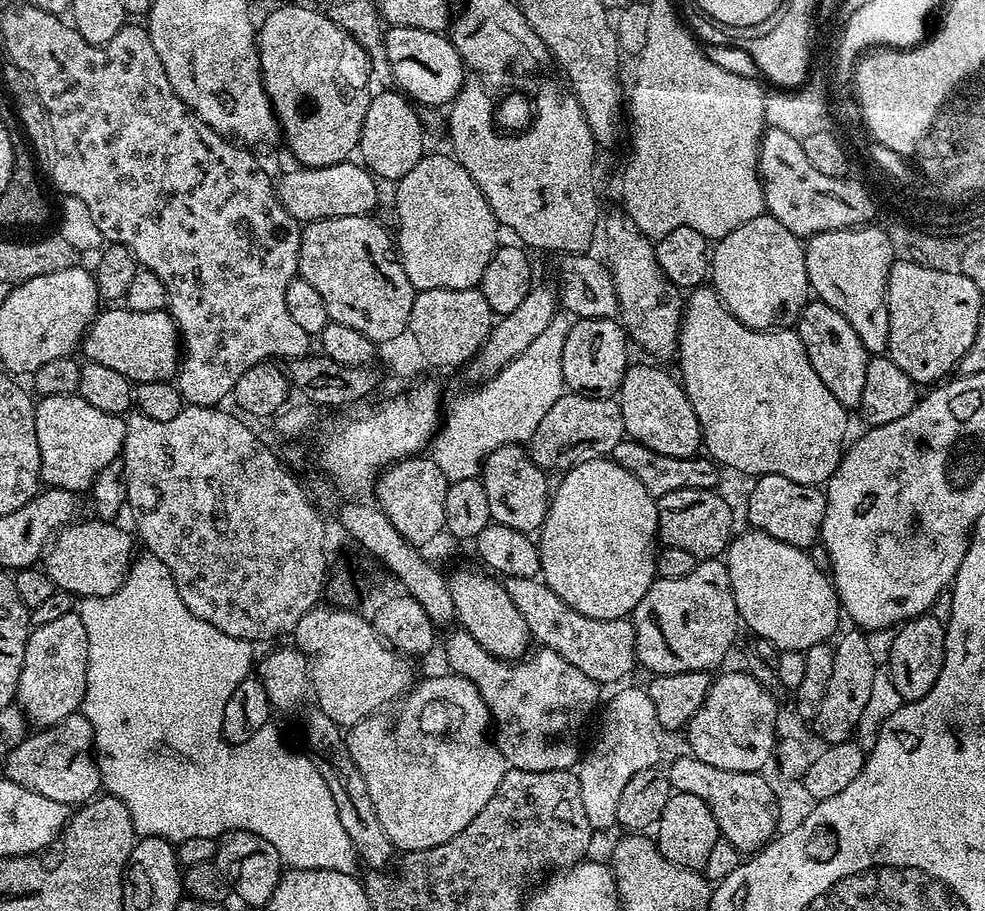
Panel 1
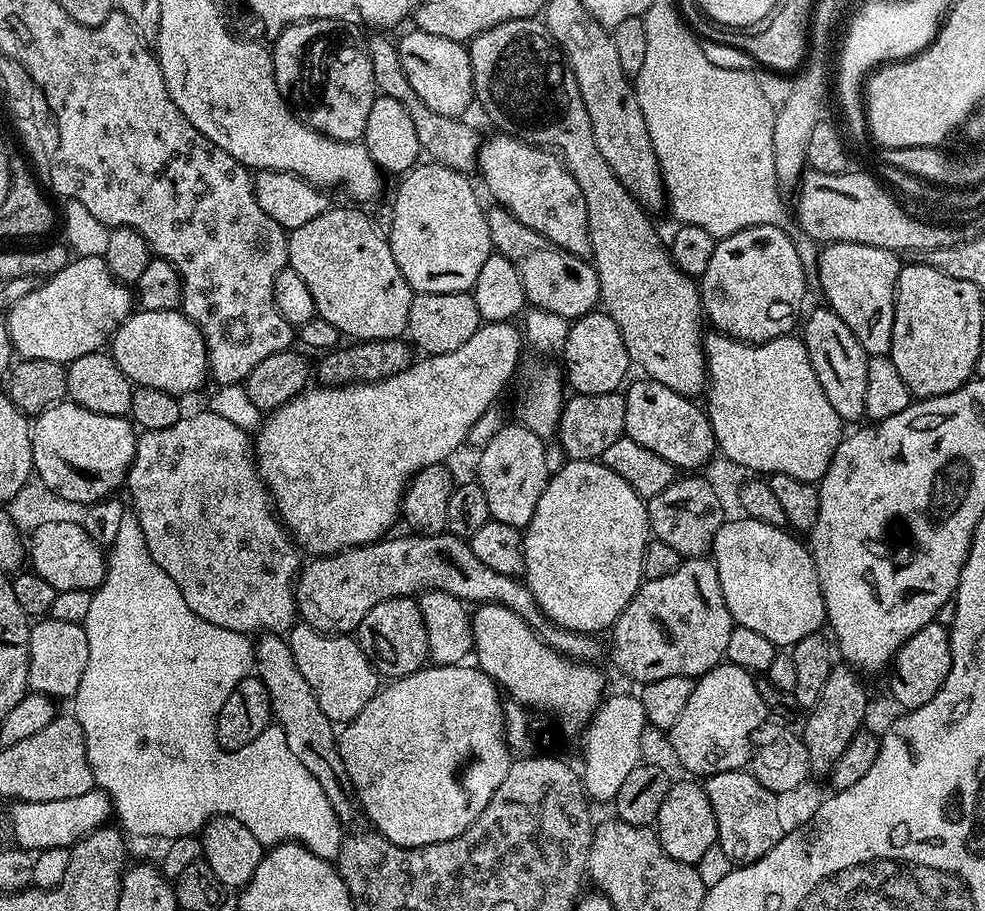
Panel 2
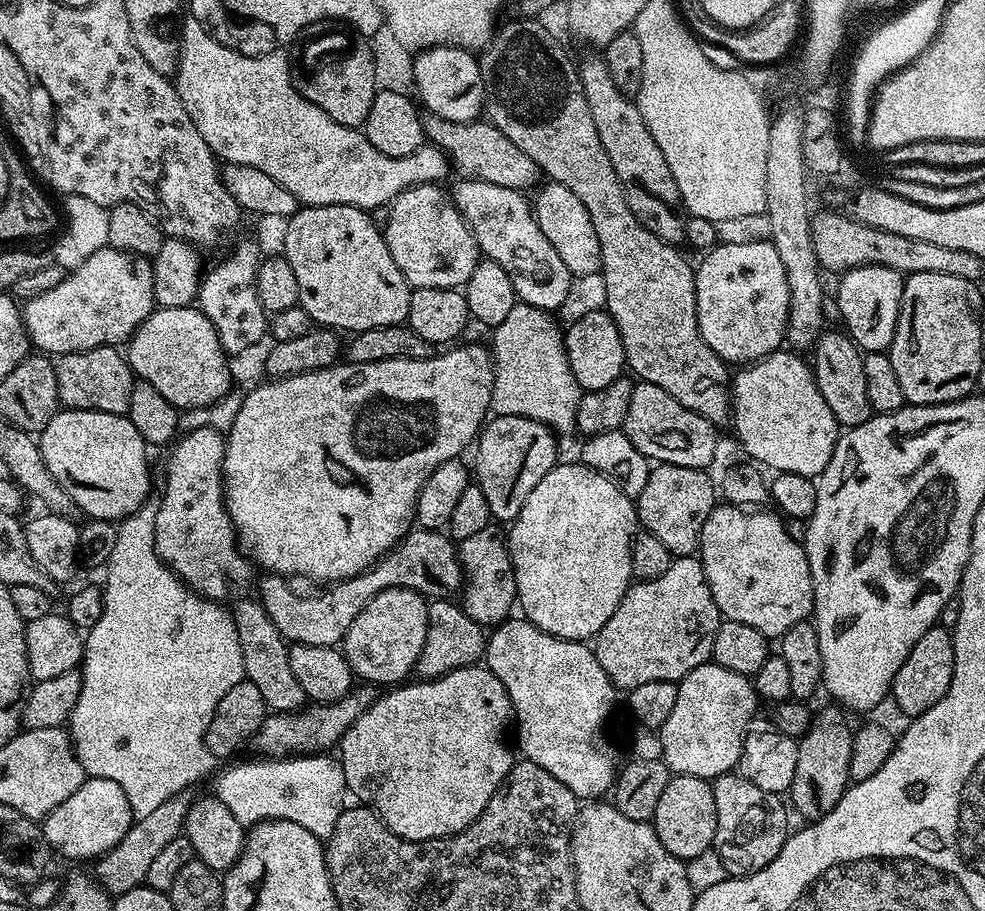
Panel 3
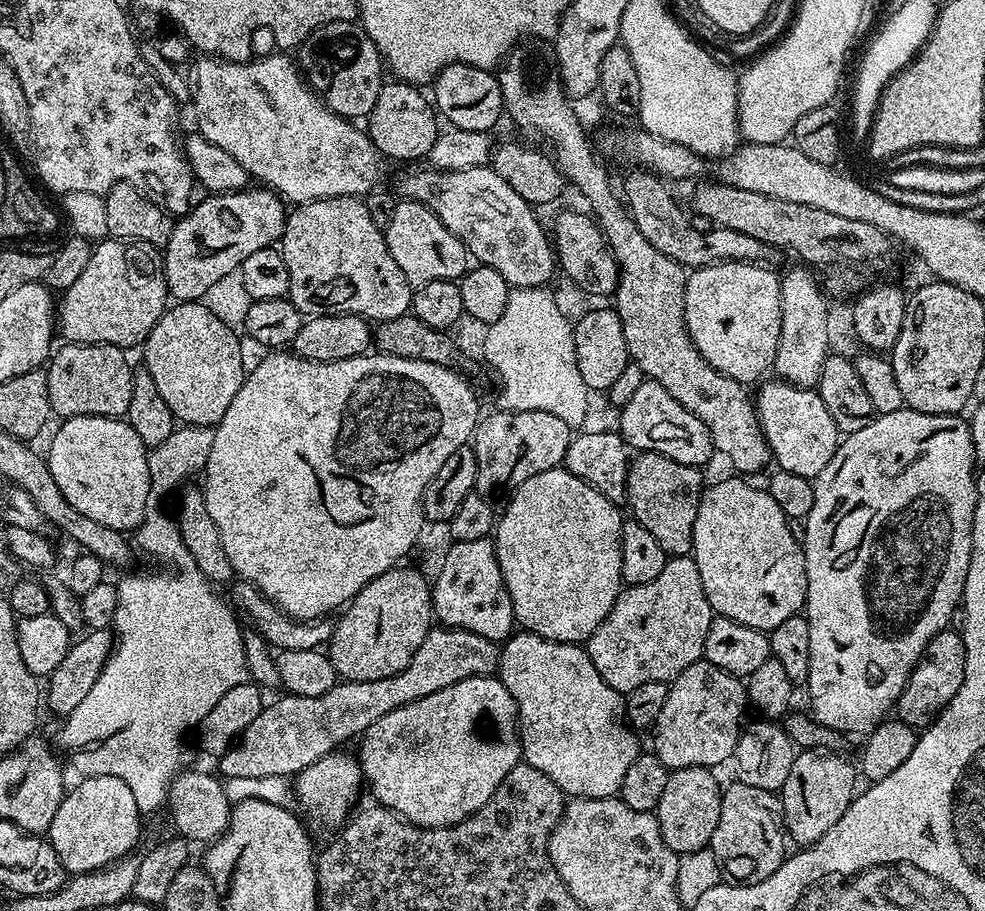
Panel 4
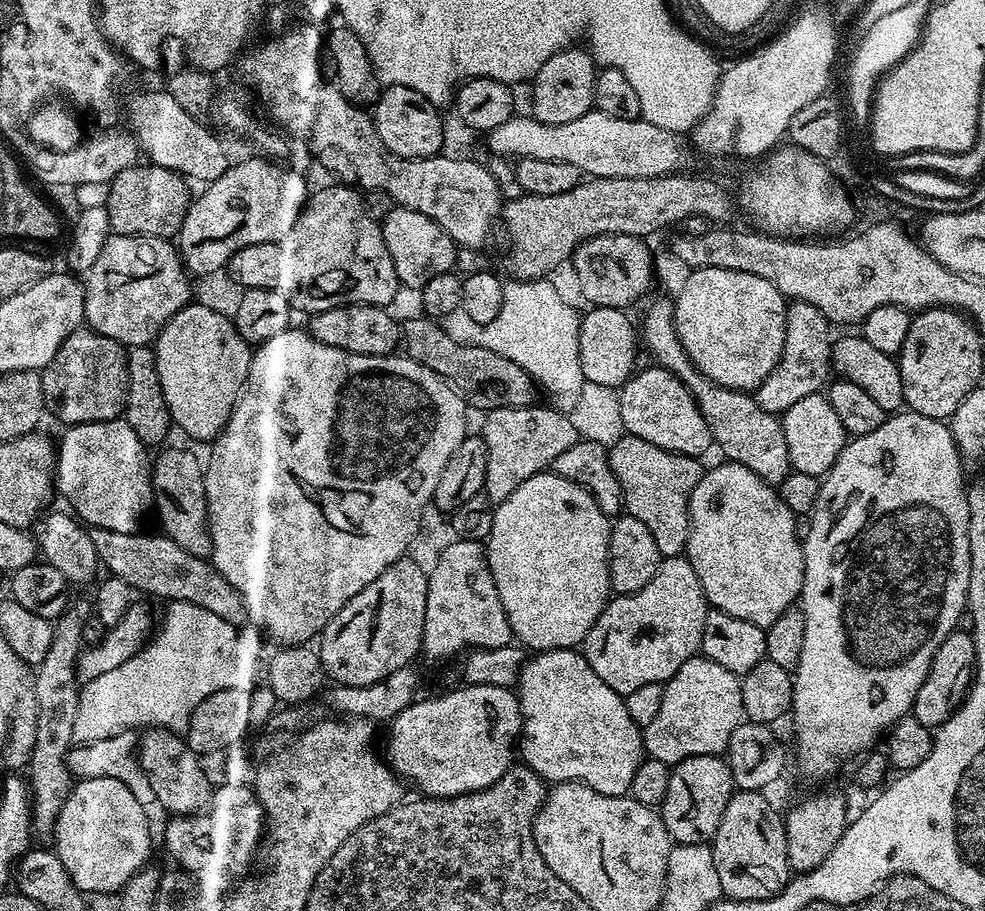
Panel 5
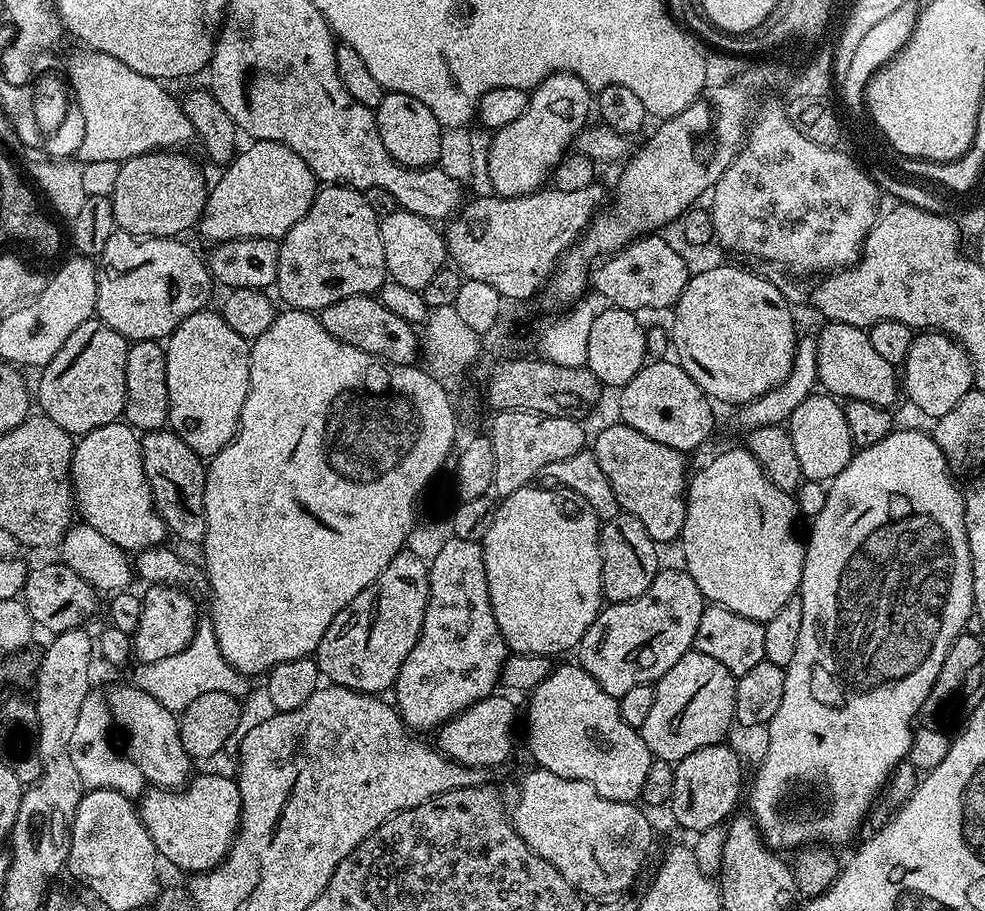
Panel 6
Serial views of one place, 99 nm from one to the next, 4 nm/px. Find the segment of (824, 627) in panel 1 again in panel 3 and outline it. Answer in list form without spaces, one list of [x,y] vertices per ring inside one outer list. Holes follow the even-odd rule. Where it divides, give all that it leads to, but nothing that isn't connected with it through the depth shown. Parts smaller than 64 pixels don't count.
[[[727,502],[717,503],[702,526],[698,559],[704,568],[710,594],[724,620],[742,622],[745,626],[754,626],[754,630],[763,636],[779,638],[790,630],[790,626],[798,626],[798,622],[812,616],[814,586],[803,543],[788,533],[789,525],[779,515],[771,516],[764,511],[768,510],[749,510]]]

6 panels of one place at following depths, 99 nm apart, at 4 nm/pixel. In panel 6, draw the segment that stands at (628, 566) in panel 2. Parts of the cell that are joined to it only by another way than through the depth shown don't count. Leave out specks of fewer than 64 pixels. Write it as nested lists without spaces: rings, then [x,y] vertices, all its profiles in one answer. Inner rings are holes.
[[[529,486],[514,490],[514,494],[503,497],[495,505],[492,514],[492,525],[486,530],[482,541],[484,549],[484,565],[486,566],[486,586],[490,594],[490,606],[494,610],[494,622],[498,622],[498,630],[508,643],[512,652],[522,654],[542,654],[553,658],[559,657],[559,652],[568,652],[579,645],[580,640],[590,630],[594,618],[602,607],[602,558],[600,557],[600,525],[595,510],[582,498],[582,494],[574,494],[574,490],[565,488],[541,488]]]

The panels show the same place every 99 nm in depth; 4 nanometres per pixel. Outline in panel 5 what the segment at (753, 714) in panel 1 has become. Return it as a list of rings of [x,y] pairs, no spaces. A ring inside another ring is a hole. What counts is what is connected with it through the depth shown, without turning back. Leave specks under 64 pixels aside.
[[[702,654],[691,656],[673,676],[664,684],[662,706],[654,722],[650,722],[642,730],[645,753],[651,759],[661,760],[670,766],[682,763],[686,758],[695,756],[720,756],[727,753],[733,740],[731,734],[744,720],[744,707],[742,706],[741,677],[735,676],[726,666],[718,666],[710,658]]]

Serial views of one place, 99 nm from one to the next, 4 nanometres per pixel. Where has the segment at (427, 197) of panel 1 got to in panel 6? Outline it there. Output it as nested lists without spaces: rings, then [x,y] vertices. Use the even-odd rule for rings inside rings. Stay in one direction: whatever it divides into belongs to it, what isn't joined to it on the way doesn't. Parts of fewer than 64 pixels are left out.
[[[397,210],[383,217],[380,222],[382,254],[386,254],[388,275],[394,283],[423,293],[426,282],[446,266],[448,248],[444,244],[444,233],[433,221],[413,212]]]

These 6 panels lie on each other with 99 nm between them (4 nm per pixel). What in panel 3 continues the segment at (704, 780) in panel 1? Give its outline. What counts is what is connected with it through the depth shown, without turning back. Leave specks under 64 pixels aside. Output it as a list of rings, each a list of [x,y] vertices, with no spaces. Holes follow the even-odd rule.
[[[738,772],[717,777],[713,788],[718,814],[713,847],[721,856],[727,875],[748,876],[764,869],[778,856],[788,837],[788,820],[781,797],[758,788]]]

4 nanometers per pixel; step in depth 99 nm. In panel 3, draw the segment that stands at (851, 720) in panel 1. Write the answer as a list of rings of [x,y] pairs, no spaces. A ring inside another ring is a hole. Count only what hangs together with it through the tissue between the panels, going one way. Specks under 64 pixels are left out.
[[[839,707],[824,708],[815,713],[812,718],[812,724],[808,728],[808,732],[801,736],[798,740],[798,764],[795,769],[790,796],[792,796],[792,804],[801,812],[802,815],[808,816],[804,818],[819,818],[827,814],[830,810],[834,810],[834,806],[838,806],[838,802],[844,797],[844,791],[850,787],[850,750],[852,749],[852,733],[853,725],[848,725],[848,720],[843,711]]]

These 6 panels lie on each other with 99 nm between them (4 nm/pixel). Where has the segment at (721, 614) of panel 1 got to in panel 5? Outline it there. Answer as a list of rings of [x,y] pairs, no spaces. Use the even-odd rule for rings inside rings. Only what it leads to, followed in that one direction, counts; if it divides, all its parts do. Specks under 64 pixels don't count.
[[[687,555],[663,557],[660,569],[654,578],[650,578],[650,582],[646,582],[646,586],[642,586],[642,590],[628,596],[616,594],[609,599],[594,626],[590,626],[582,651],[594,674],[598,674],[598,678],[602,678],[602,682],[606,682],[606,686],[610,686],[610,690],[620,696],[634,694],[638,686],[664,684],[680,669],[682,662],[700,652],[702,626],[706,626],[709,607],[702,582],[698,582],[698,574],[694,574],[694,566],[690,566]]]

